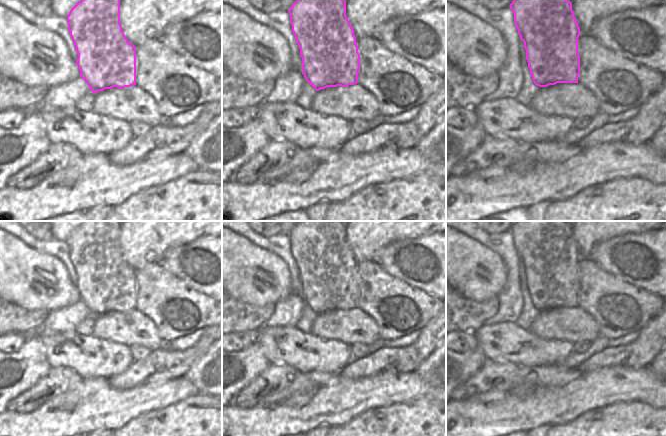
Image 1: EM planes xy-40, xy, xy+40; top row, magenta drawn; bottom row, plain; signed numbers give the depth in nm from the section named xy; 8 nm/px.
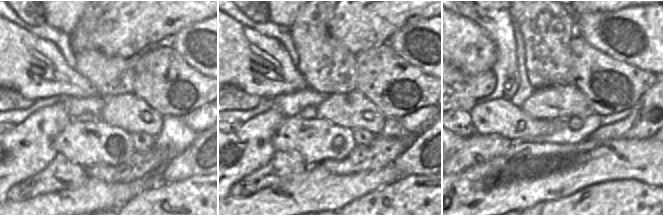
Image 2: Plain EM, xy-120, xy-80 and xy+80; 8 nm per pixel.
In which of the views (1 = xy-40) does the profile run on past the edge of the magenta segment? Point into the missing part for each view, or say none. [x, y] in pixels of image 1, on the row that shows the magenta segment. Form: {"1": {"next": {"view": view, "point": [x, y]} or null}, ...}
{"1": {"next": null}}

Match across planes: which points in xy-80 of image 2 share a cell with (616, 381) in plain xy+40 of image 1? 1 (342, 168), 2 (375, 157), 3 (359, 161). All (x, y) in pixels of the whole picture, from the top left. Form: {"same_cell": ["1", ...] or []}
{"same_cell": []}

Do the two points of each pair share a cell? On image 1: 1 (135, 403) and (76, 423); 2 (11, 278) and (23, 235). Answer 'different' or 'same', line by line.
1: same
2: different

